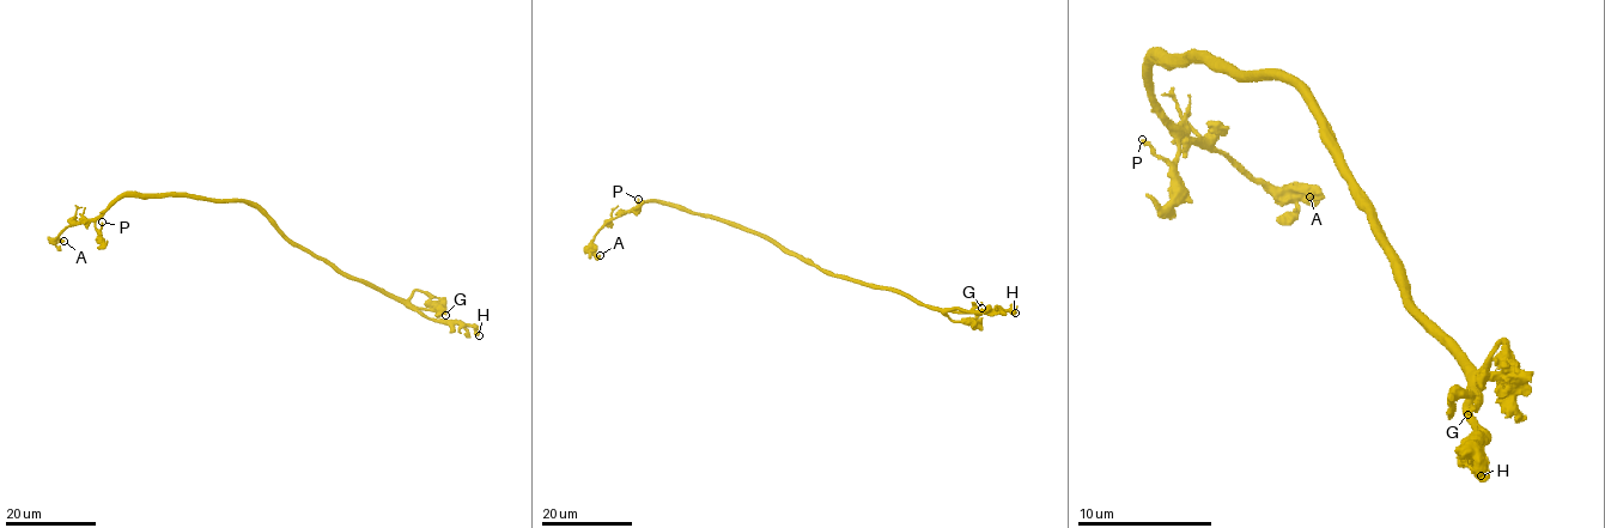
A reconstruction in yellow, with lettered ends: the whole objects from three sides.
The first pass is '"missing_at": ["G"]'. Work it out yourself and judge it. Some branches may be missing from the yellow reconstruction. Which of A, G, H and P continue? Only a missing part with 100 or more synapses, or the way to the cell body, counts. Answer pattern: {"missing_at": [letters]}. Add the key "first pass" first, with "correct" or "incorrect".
{"first pass": "correct", "missing_at": ["G"]}

